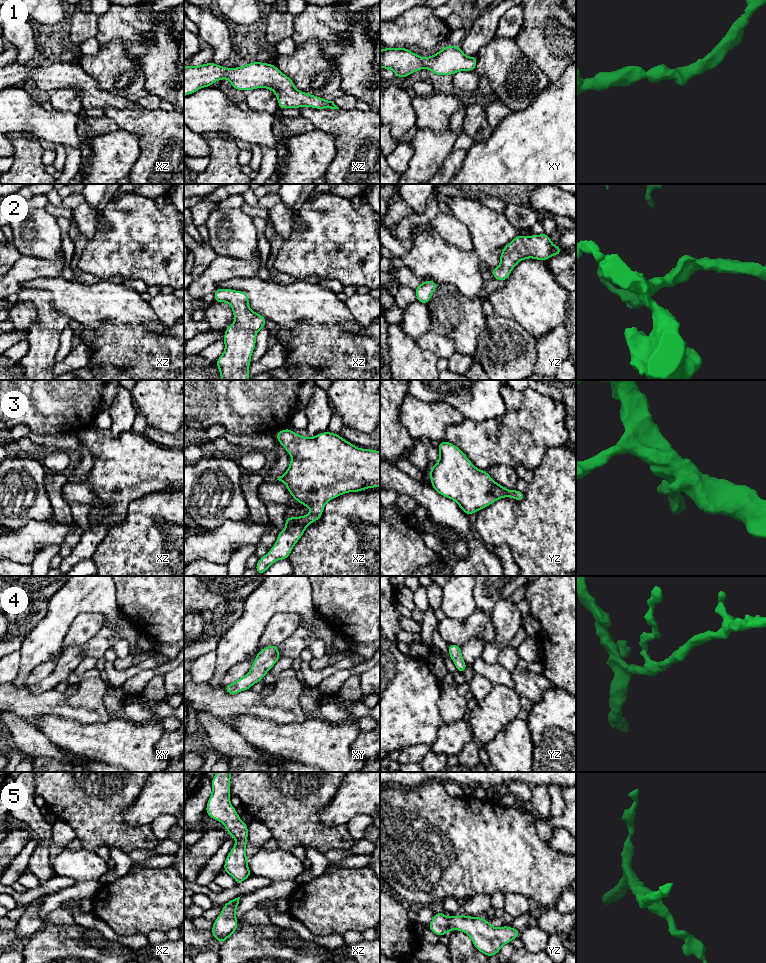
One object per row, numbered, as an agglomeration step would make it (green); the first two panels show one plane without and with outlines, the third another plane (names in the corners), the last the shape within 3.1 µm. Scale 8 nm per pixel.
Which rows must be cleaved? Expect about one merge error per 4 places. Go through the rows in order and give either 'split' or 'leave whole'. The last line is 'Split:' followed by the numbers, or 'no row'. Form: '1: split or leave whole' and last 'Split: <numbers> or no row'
1: leave whole
2: leave whole
3: leave whole
4: leave whole
5: leave whole
Split: no row

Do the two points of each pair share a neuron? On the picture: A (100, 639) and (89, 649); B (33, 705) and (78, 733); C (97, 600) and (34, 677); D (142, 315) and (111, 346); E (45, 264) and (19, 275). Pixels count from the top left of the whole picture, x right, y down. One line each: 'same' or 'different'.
A: same
B: different
C: different
D: different
E: same

